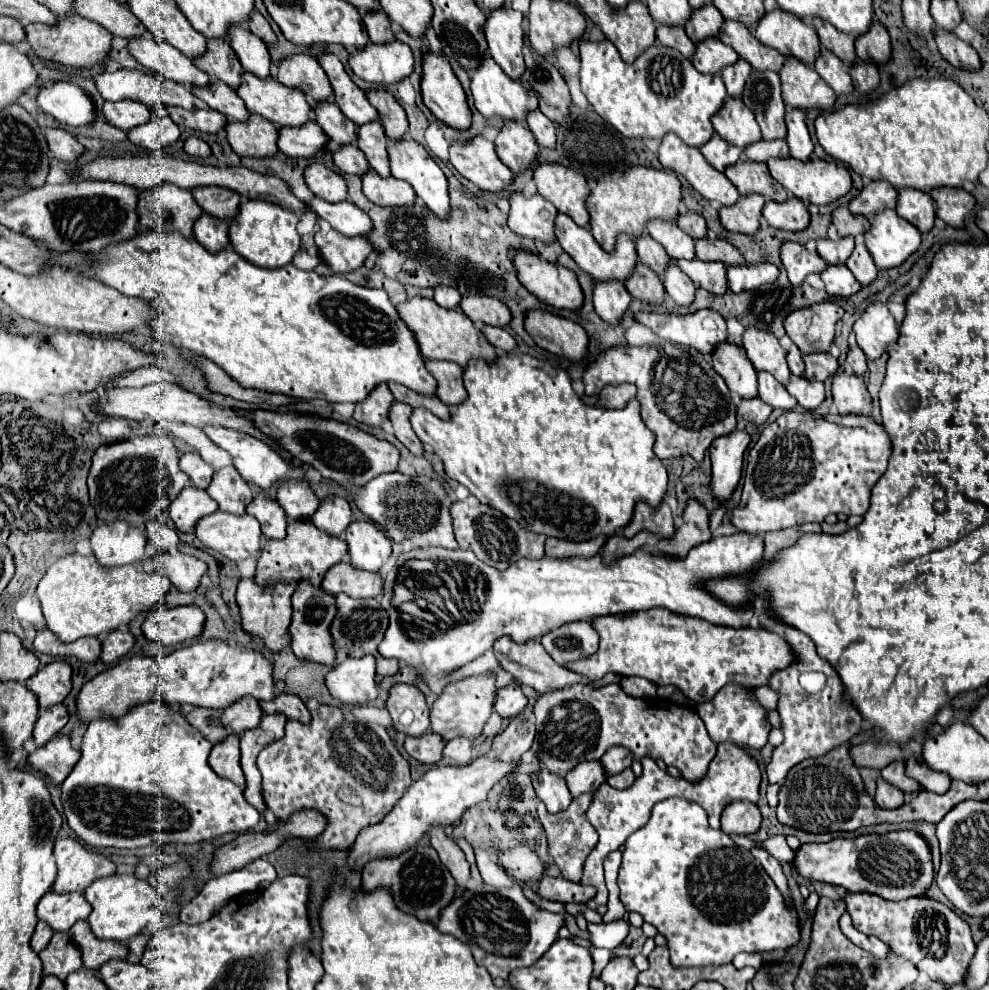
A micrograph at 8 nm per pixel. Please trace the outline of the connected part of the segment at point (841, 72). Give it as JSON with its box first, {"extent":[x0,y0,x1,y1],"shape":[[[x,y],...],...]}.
{"extent":[814,49,854,95],"shape":[[[822,49],[820,59],[816,59],[816,63],[814,63],[816,73],[834,89],[836,95],[850,95],[850,93],[854,93],[854,85],[852,85],[850,73],[844,67],[846,65],[840,59],[836,59],[836,55],[832,55],[826,49]]]}

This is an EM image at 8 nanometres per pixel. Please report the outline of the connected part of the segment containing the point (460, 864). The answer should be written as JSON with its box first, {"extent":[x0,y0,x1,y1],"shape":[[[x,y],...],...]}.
{"extent":[430,827,470,887],"shape":[[[442,827],[430,831],[430,841],[432,841],[432,847],[438,851],[444,867],[452,873],[456,885],[464,887],[470,879],[470,865],[462,853],[462,849],[450,837],[446,837]]]}

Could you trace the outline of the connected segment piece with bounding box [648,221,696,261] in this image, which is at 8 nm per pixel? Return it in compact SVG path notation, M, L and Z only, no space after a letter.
M652 221L648 223L648 233L666 249L666 253L672 259L696 259L694 253L694 239L684 235L684 231L678 229L674 223L660 223Z

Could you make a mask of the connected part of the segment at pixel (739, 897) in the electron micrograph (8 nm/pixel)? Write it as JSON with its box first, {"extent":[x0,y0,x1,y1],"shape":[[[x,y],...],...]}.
{"extent":[618,799,800,967],"shape":[[[686,799],[656,803],[650,821],[626,839],[618,881],[620,901],[626,911],[638,911],[646,923],[652,923],[658,933],[668,939],[670,961],[674,967],[724,965],[742,951],[764,953],[788,949],[800,939],[798,913],[786,911],[780,891],[752,853],[738,847],[726,833],[710,829],[706,811]]]}

